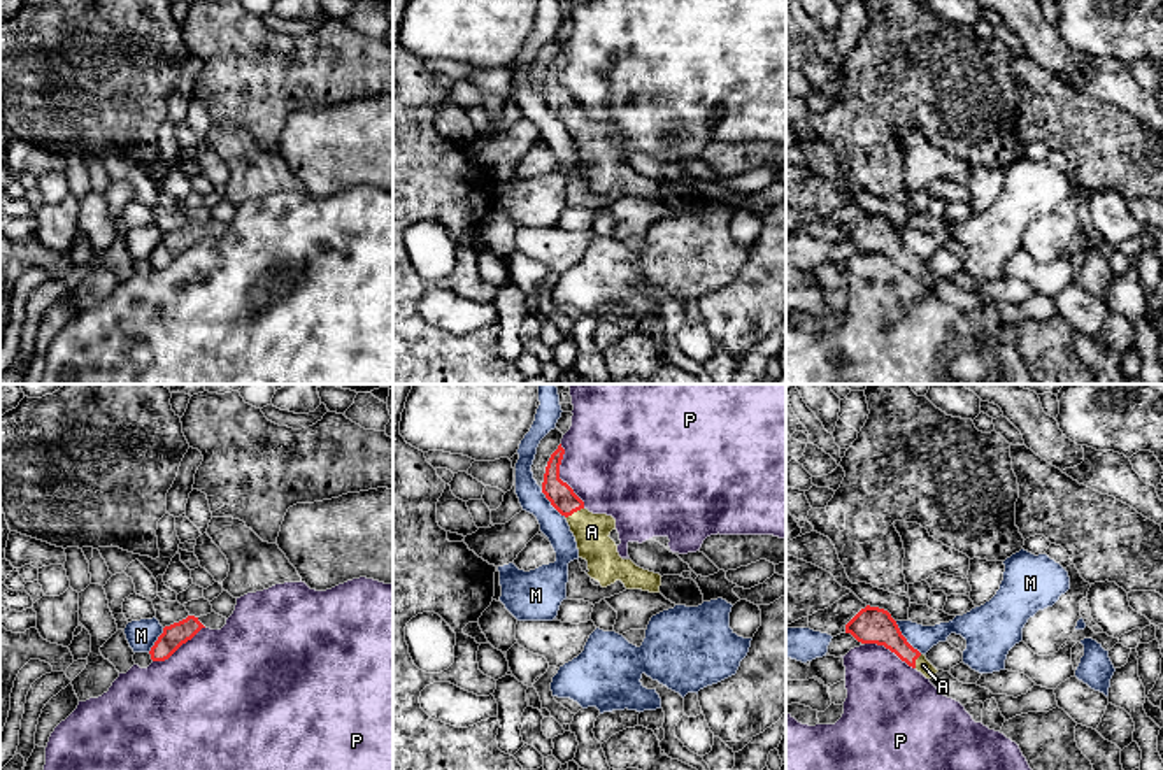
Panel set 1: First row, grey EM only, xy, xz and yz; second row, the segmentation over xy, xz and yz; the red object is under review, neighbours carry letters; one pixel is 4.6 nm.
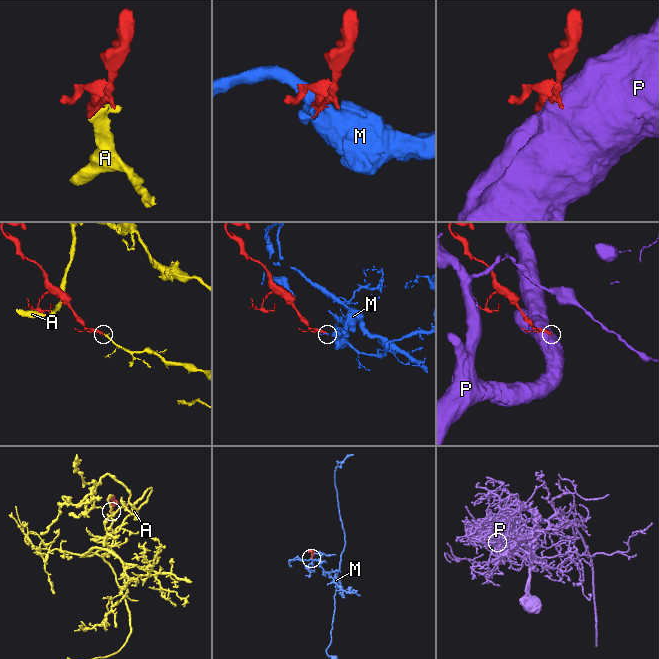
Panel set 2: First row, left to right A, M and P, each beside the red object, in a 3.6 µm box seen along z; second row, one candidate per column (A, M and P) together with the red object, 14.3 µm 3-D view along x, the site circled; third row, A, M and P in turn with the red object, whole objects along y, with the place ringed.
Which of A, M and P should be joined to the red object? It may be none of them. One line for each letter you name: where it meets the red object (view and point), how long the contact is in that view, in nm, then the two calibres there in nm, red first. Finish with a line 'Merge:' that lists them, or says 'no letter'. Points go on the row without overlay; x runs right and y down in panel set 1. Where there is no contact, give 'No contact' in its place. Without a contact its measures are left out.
A: Touches red at xz (574, 118). Shared border 100 nm. Thickness 120 nm (red) against 160 nm
Merge: A

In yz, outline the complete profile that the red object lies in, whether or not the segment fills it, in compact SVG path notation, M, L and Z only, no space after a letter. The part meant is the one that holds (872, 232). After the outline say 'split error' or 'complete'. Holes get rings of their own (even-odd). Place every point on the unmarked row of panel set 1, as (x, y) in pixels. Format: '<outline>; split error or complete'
M867 212L845 232L845 240L851 240L861 251L884 253L926 286L938 279L924 261L907 249L896 228L884 216Z; split error

